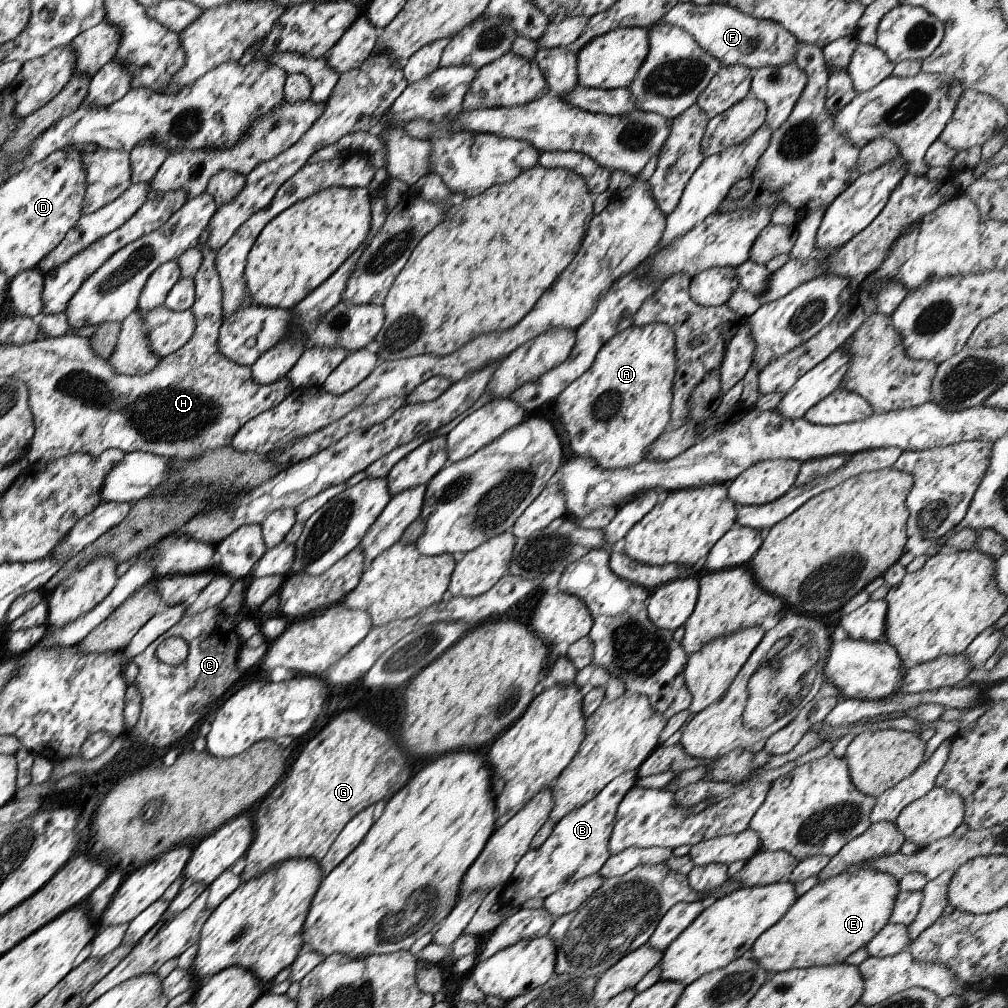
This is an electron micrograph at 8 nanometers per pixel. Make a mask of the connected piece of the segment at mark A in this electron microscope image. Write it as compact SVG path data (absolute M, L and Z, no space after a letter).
M662 322L632 324L607 340L600 347L592 366L565 388L555 401L573 454L591 458L604 470L621 469L644 459L648 447L670 427L676 361L673 328Z

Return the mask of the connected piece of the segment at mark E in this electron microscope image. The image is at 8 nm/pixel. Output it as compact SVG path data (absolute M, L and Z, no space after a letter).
M866 866L820 881L798 897L788 912L756 939L751 957L770 974L844 963L852 952L865 947L889 923L899 892L895 877Z

